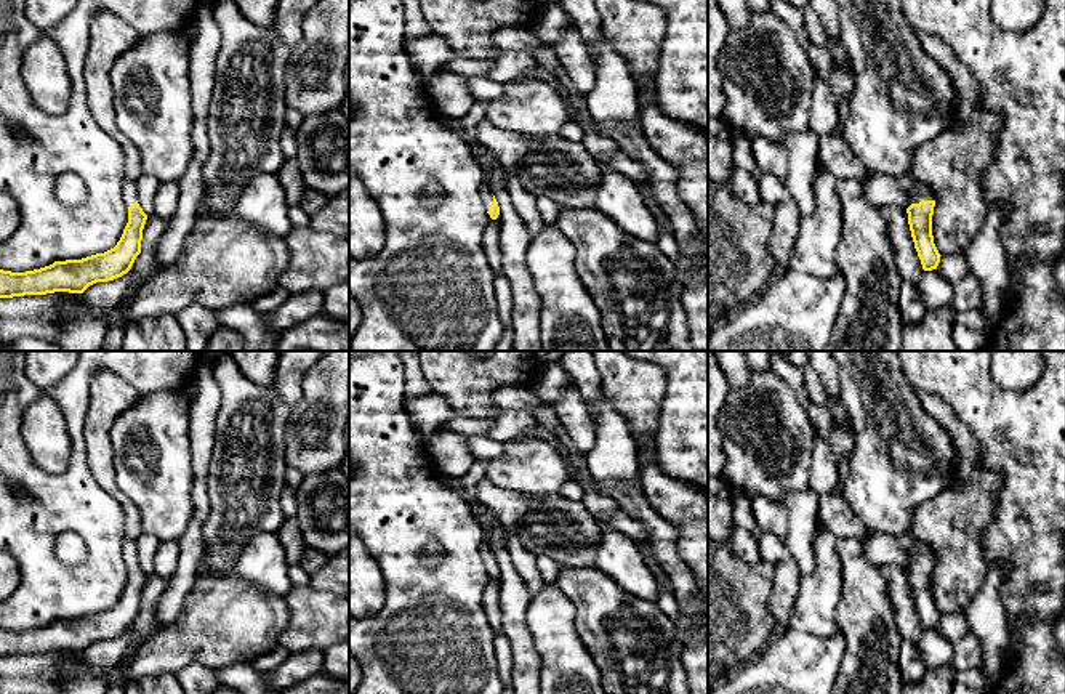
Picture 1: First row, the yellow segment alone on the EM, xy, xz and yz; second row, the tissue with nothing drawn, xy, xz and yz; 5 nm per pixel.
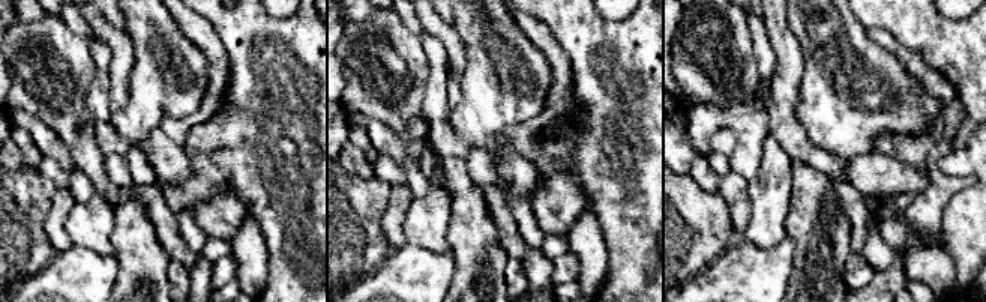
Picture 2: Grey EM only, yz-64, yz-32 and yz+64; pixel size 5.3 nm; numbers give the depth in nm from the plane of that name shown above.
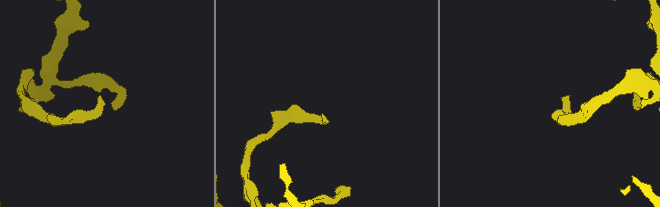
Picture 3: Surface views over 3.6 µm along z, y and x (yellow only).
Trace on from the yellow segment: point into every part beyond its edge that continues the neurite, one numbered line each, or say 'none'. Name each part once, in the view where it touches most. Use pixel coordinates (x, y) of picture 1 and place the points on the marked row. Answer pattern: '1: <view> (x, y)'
1: yz (923, 193)

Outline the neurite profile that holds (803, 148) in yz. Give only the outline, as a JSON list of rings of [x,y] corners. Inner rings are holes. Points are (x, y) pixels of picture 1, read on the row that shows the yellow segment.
[[[809,128],[793,133],[785,139],[788,171],[783,180],[801,216],[809,216],[815,208],[814,178],[818,165],[820,136]]]

